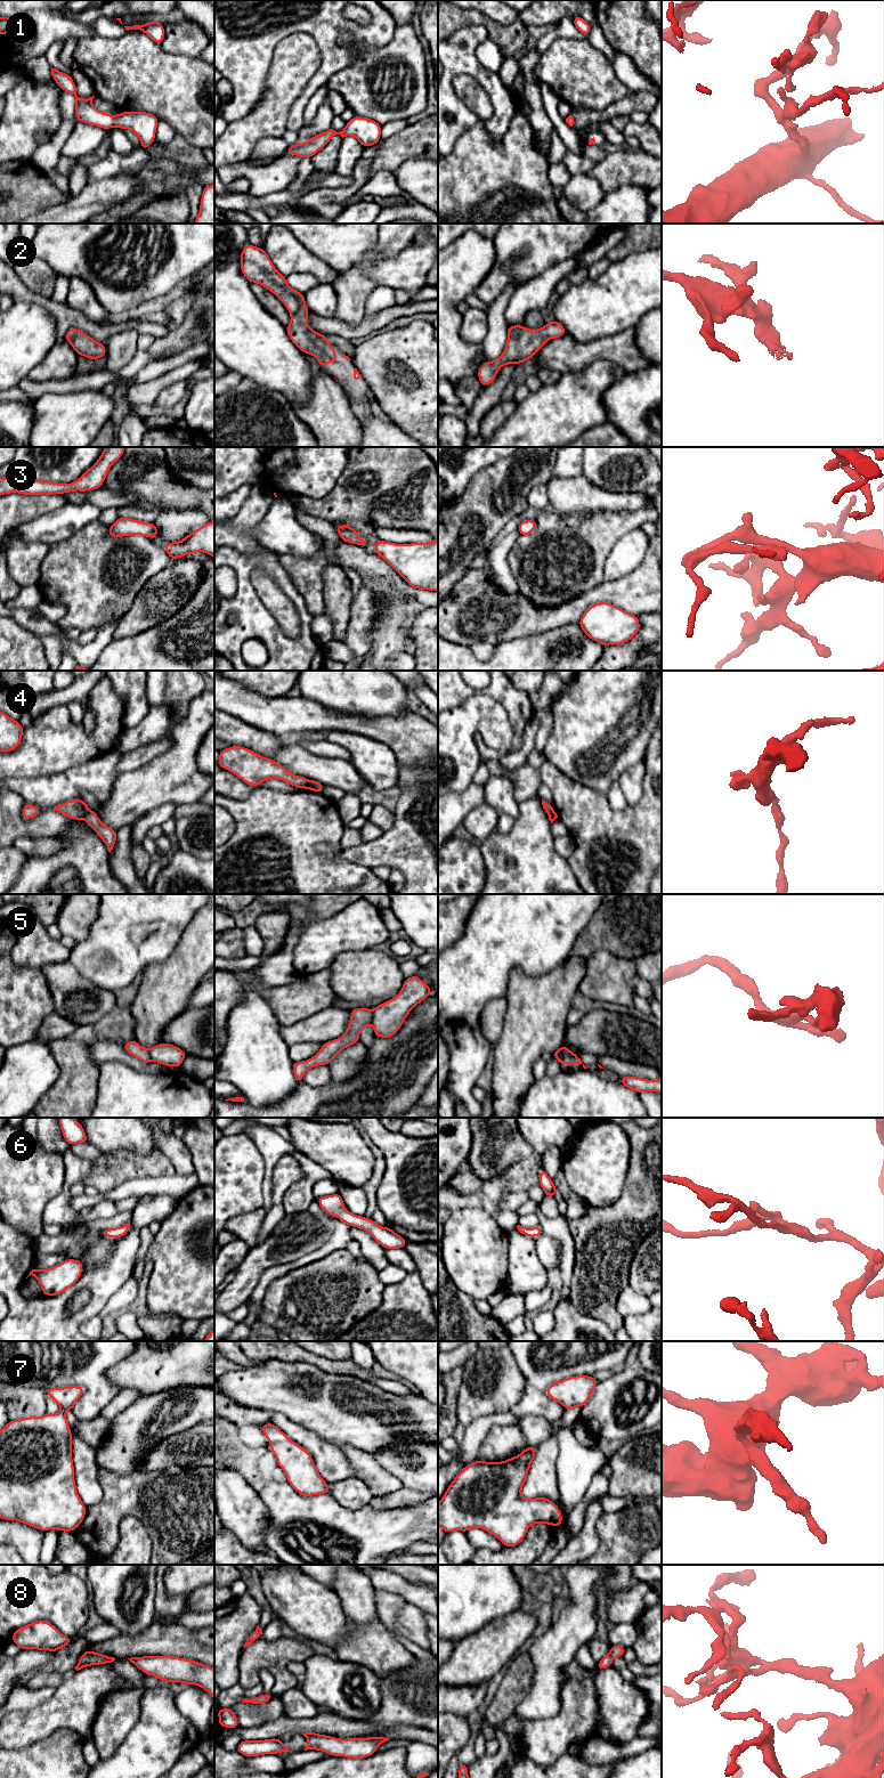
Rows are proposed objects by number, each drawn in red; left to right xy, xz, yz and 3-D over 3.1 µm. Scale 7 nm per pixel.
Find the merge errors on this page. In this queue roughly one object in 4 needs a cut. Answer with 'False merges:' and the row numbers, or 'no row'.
False merges: 4, 5

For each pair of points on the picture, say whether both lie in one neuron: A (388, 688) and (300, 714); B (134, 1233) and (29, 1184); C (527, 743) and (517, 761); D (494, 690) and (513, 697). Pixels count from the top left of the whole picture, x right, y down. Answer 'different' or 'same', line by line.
A: different
B: different
C: same
D: same

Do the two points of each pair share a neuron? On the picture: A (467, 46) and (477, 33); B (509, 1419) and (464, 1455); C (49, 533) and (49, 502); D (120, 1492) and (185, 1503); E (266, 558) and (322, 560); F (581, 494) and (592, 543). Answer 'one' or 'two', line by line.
A: one
B: one
C: two
D: one
E: two
F: two

